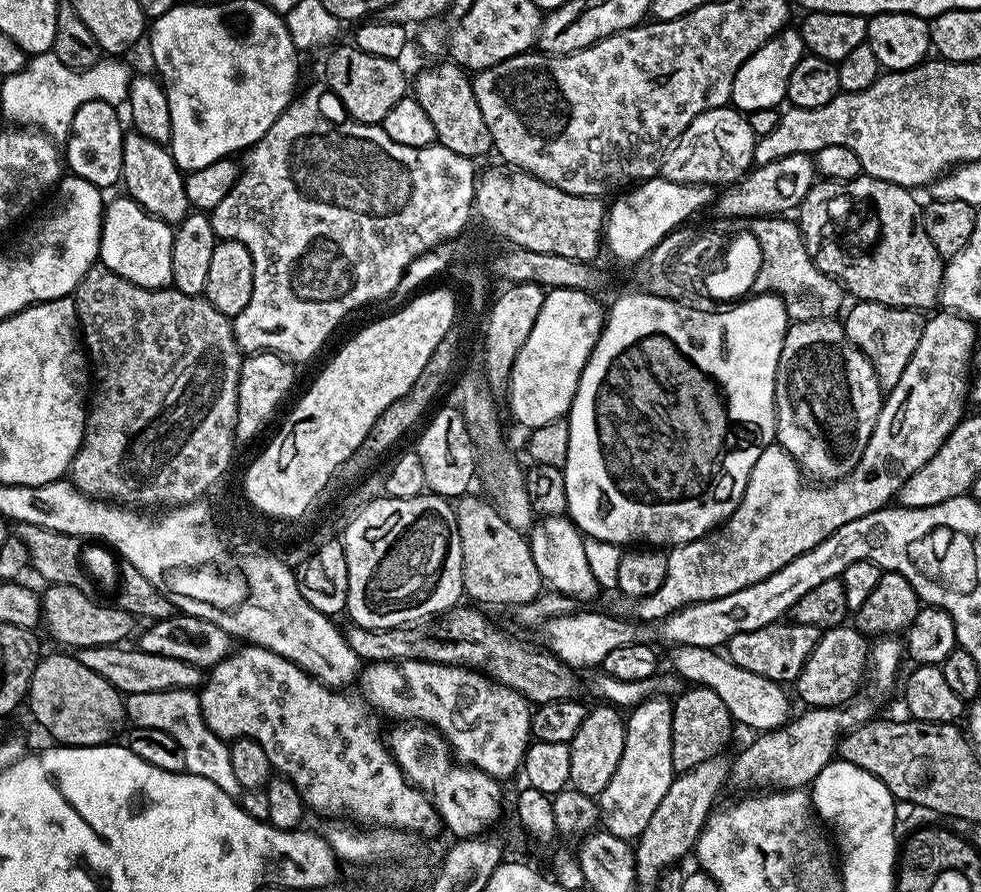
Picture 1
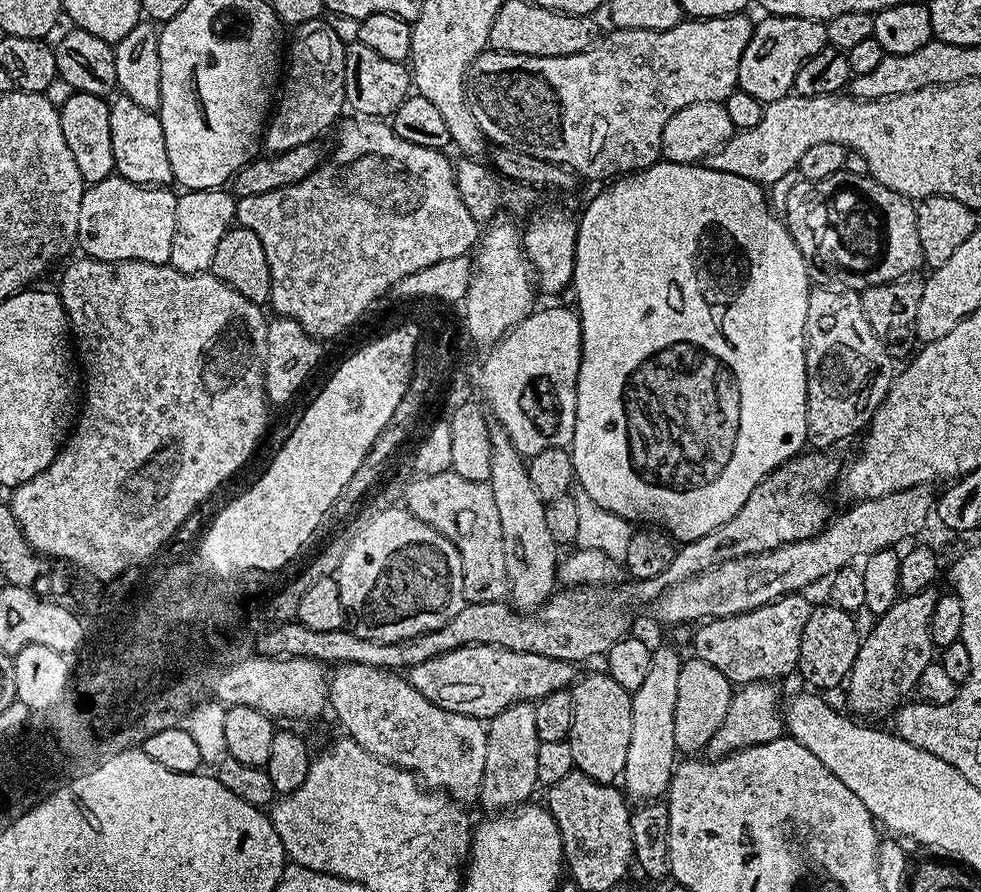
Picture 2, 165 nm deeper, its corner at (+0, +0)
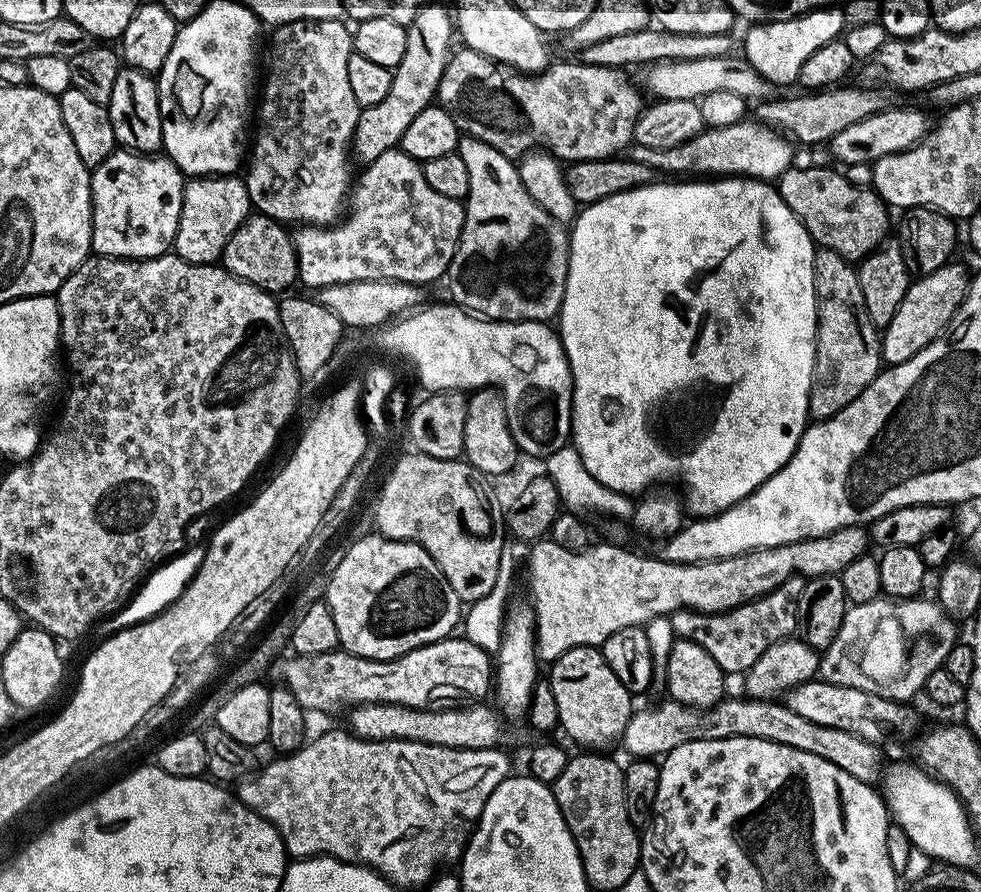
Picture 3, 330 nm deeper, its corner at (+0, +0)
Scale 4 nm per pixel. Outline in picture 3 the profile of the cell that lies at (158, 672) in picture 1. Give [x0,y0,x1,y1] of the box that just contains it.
[278,638,494,713]

